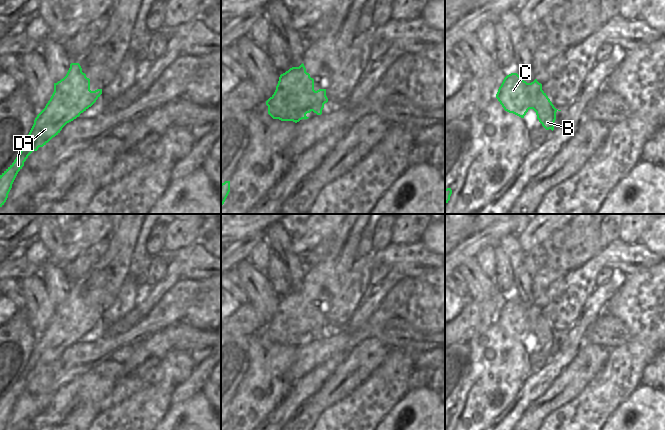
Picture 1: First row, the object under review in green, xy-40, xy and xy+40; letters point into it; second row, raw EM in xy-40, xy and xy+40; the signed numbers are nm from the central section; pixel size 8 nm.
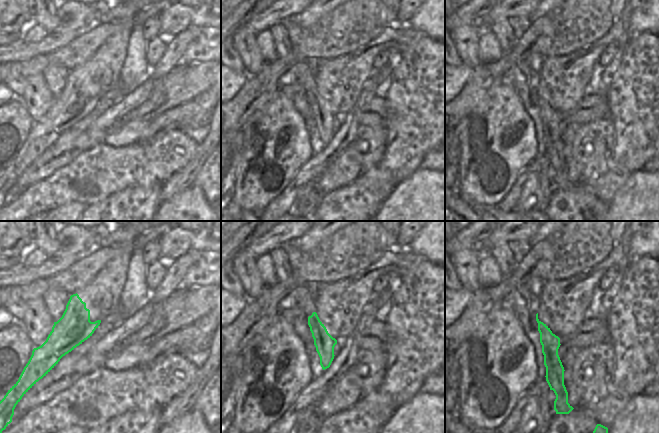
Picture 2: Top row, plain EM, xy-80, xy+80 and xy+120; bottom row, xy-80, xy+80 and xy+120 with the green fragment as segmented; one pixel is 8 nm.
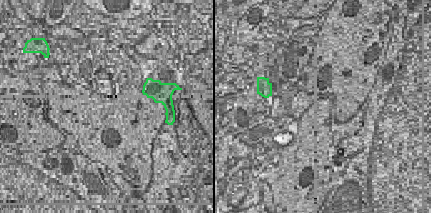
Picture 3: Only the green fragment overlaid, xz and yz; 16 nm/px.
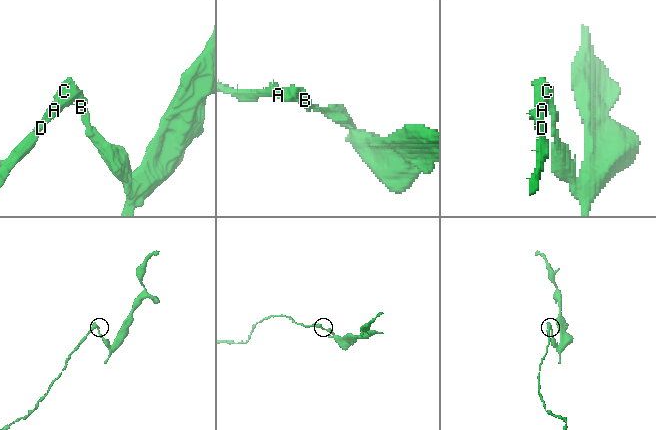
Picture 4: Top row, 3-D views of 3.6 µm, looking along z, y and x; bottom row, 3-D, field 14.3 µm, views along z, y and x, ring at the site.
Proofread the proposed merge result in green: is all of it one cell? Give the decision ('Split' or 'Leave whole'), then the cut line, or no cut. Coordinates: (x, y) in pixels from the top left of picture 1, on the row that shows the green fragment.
Split. Split along xy+40 (529, 83), (529, 97), (532, 108)

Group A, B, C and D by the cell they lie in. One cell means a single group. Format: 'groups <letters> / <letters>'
groups A C D / B

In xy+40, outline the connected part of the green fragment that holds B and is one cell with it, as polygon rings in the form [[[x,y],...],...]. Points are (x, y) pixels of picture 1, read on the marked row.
[[[538,81],[530,83],[530,98],[532,100],[532,109],[536,112],[537,119],[542,126],[552,131],[556,120],[556,112],[561,111],[554,107],[546,93],[542,90],[542,84]]]

